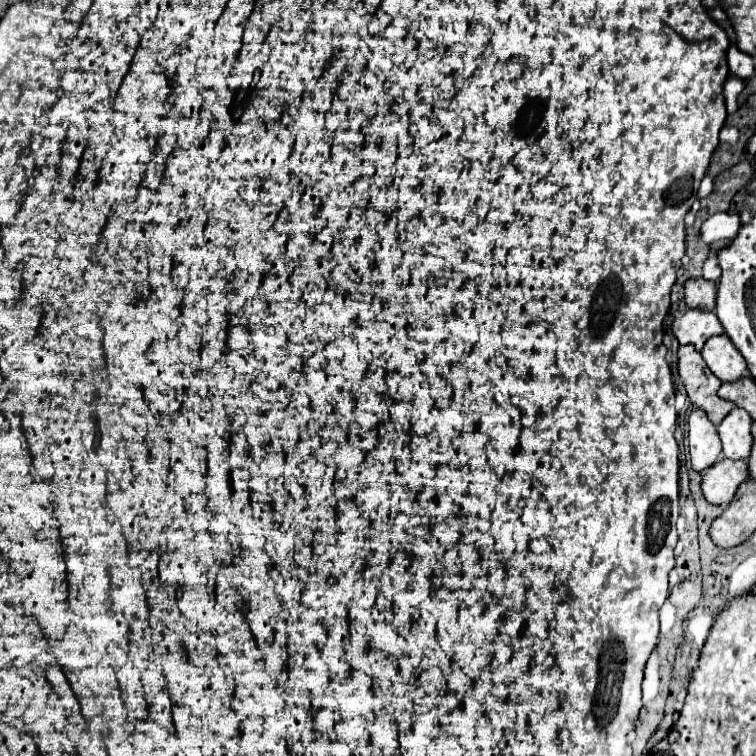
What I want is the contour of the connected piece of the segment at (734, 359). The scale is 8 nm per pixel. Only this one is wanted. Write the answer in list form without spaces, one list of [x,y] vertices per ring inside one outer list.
[[[715,336],[707,340],[707,344],[701,350],[701,356],[709,370],[721,382],[735,382],[745,372],[745,360],[737,356],[737,350],[733,348],[733,344],[729,344],[727,336]]]

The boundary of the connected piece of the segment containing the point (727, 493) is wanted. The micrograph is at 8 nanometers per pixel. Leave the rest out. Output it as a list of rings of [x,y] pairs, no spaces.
[[[721,460],[717,464],[713,464],[707,474],[703,474],[701,480],[701,490],[703,496],[709,504],[727,504],[733,498],[733,492],[737,490],[737,486],[747,480],[747,472],[745,472],[745,462],[739,460]]]

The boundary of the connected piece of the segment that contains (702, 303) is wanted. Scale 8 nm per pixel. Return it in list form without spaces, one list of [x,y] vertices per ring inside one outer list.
[[[691,278],[685,282],[685,304],[689,308],[711,312],[715,310],[717,286],[703,278]]]

